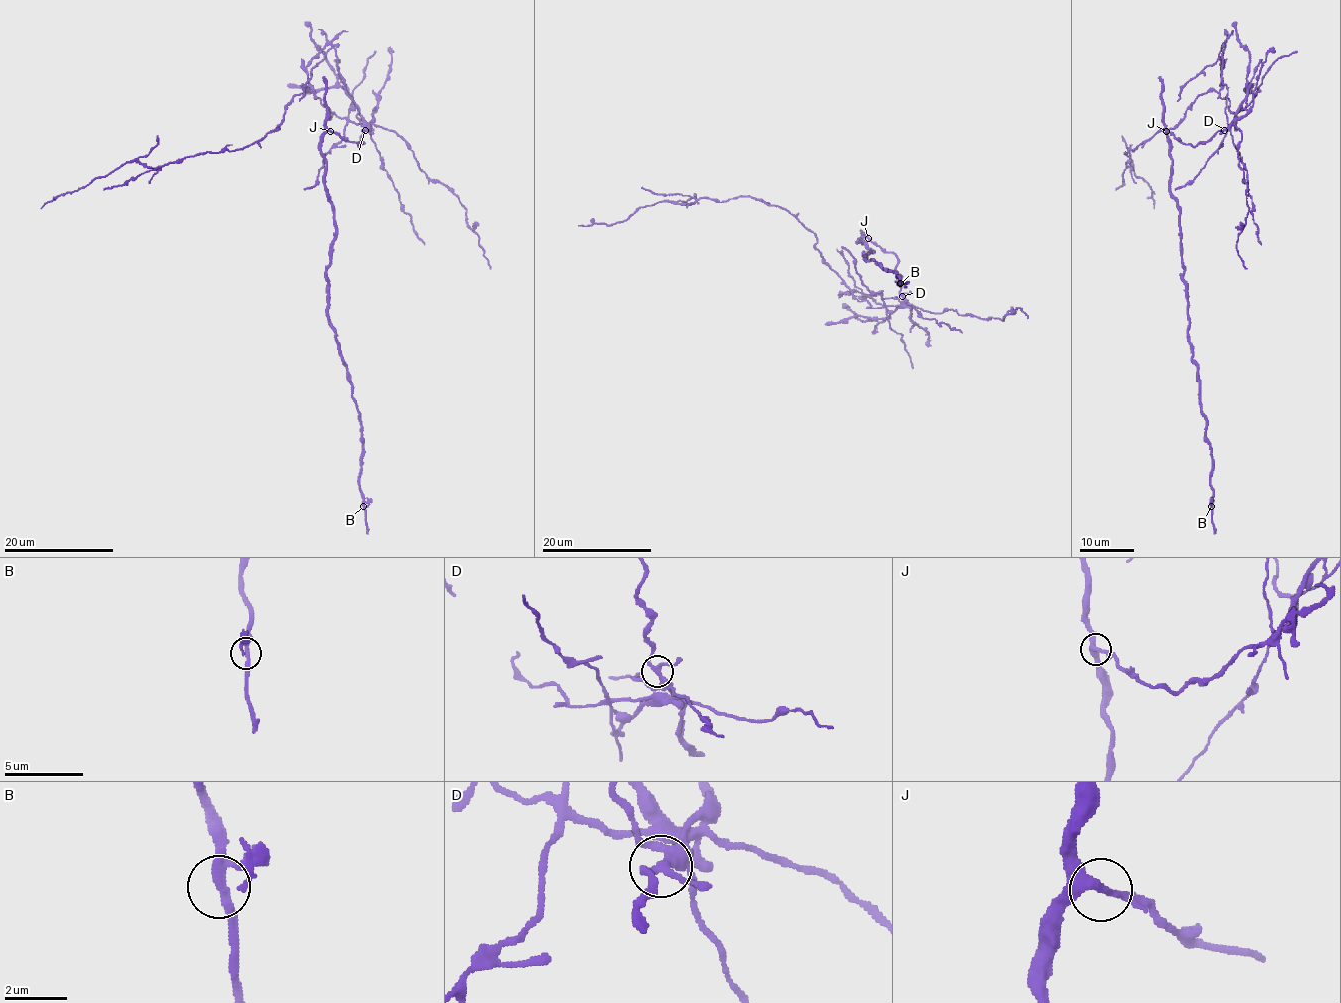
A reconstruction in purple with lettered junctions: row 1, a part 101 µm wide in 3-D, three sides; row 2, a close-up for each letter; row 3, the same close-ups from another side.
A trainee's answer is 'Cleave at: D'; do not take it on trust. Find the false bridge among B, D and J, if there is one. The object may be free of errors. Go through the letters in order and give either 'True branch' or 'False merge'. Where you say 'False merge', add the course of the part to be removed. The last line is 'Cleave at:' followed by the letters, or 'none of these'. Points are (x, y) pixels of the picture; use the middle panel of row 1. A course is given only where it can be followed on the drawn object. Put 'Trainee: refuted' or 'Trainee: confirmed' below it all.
B: True branch
D: False merge. Course of the part to remove: (902, 295), (899, 305), (858, 301), (824, 262), (817, 236), (750, 197), (661, 201), (615, 224), (578, 226)
J: True branch
Cleave at: D
Trainee: confirmed

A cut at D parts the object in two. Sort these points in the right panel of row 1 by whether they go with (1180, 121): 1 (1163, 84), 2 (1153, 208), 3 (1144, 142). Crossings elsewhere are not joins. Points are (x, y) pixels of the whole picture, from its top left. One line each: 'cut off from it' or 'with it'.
1: cut off from it
2: with it
3: with it

